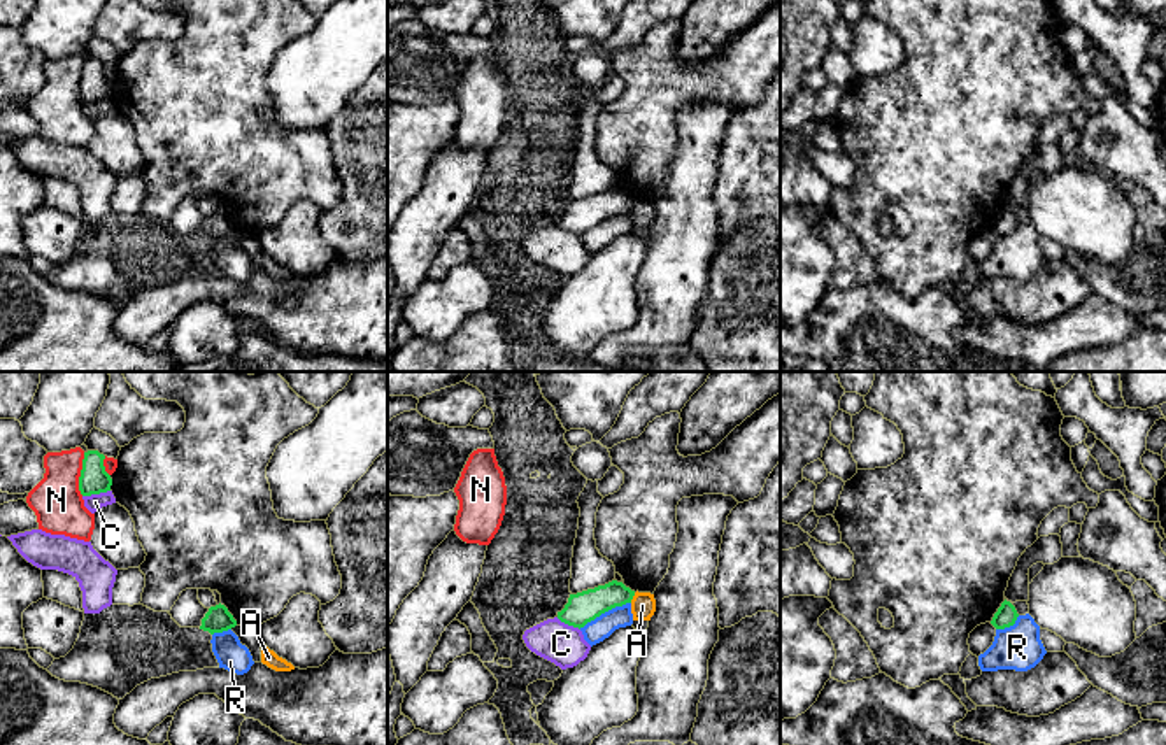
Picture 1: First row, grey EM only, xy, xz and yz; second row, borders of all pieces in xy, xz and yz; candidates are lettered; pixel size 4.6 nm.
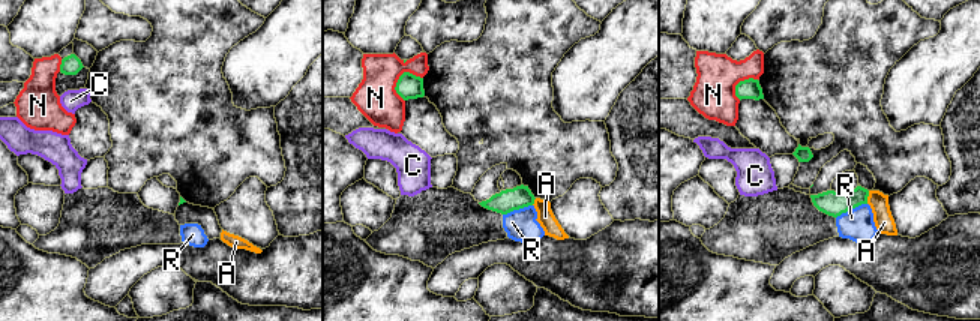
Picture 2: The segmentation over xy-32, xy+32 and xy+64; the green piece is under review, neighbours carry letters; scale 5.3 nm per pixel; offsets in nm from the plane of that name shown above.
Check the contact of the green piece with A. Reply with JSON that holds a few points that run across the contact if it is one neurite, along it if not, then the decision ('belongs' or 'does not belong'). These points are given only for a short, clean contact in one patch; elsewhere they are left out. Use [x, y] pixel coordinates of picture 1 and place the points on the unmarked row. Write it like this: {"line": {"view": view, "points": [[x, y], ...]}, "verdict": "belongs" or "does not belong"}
{"line": {"view": "xz", "points": [[635, 200], [630, 209]]}, "verdict": "does not belong"}

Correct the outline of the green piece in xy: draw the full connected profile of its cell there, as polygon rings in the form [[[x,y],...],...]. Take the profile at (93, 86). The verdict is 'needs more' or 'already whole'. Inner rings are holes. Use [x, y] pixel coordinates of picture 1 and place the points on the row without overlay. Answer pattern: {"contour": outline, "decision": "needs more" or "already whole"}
{"contour": [[[98,58],[84,60],[82,77],[79,84],[79,98],[82,103],[110,98],[112,86],[103,74],[105,63]]], "decision": "already whole"}

